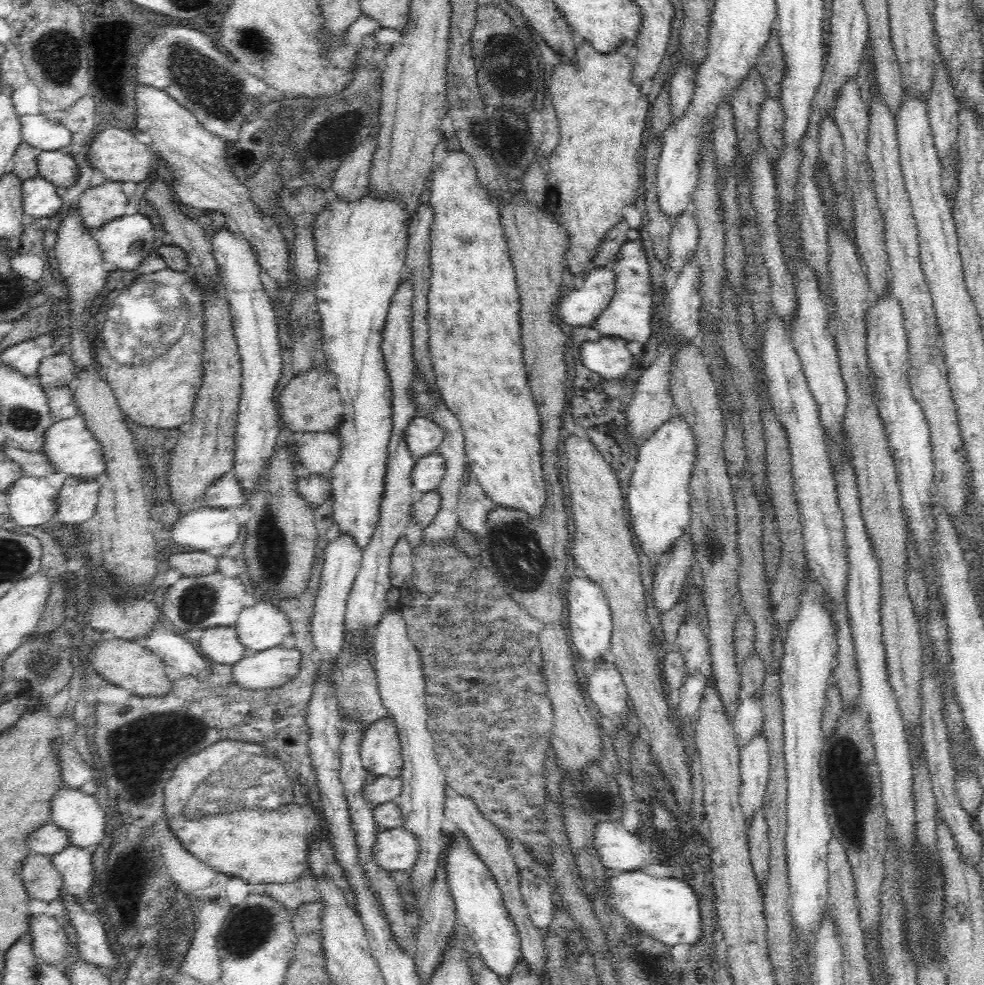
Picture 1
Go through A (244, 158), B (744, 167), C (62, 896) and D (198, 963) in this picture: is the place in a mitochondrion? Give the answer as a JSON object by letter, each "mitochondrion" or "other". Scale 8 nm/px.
{"A":"other","B":"other","C":"other","D":"other"}

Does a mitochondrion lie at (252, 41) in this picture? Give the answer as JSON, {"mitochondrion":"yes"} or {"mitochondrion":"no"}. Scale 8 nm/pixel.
{"mitochondrion":"yes"}

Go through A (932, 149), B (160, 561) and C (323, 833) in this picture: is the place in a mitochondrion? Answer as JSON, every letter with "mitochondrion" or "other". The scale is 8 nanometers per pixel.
{"A":"other","B":"other","C":"other"}

